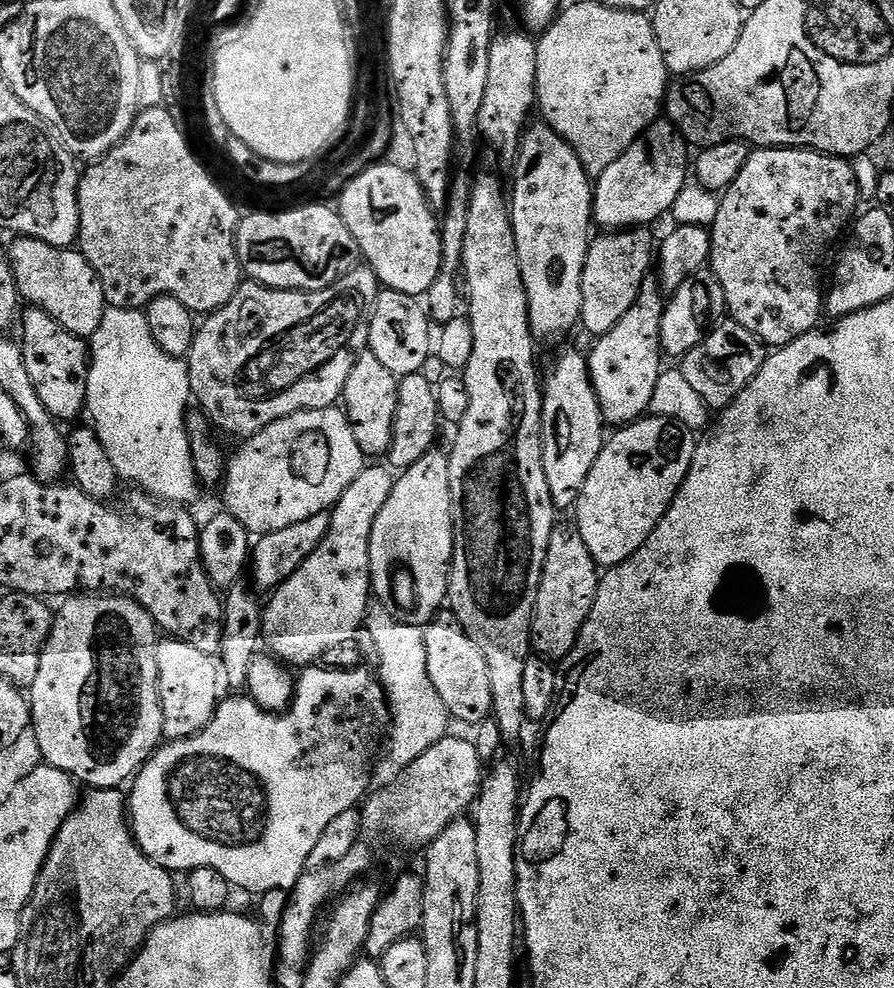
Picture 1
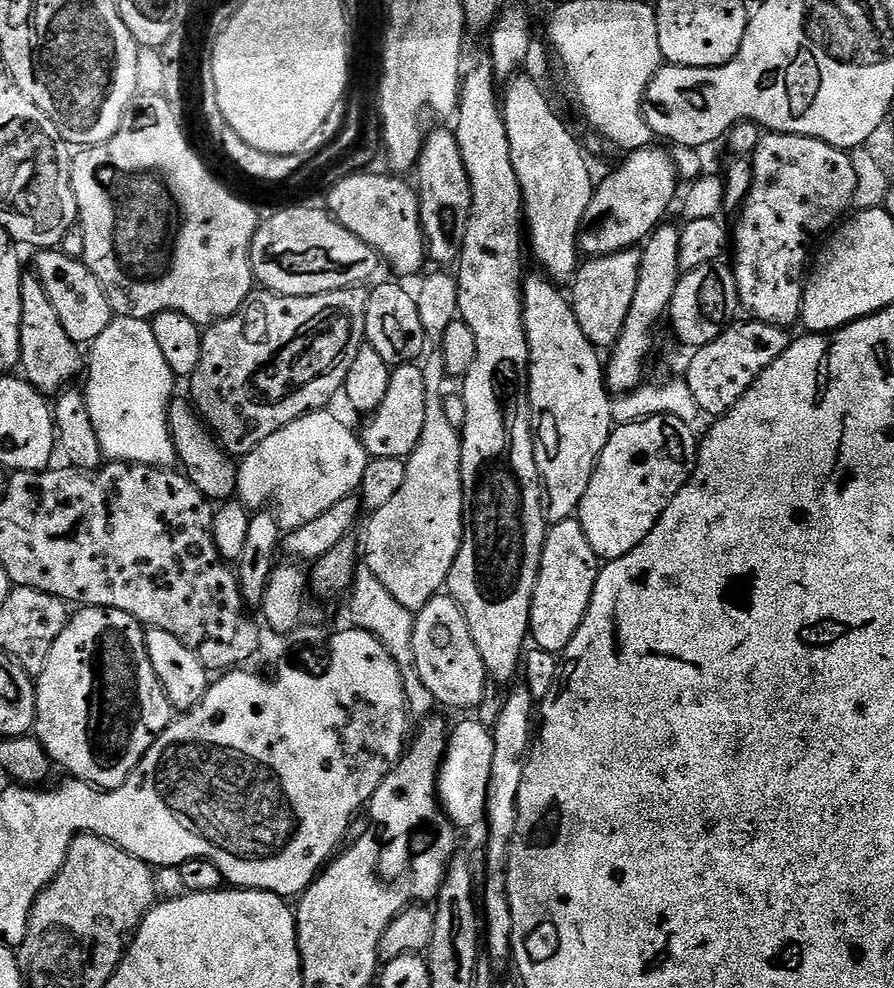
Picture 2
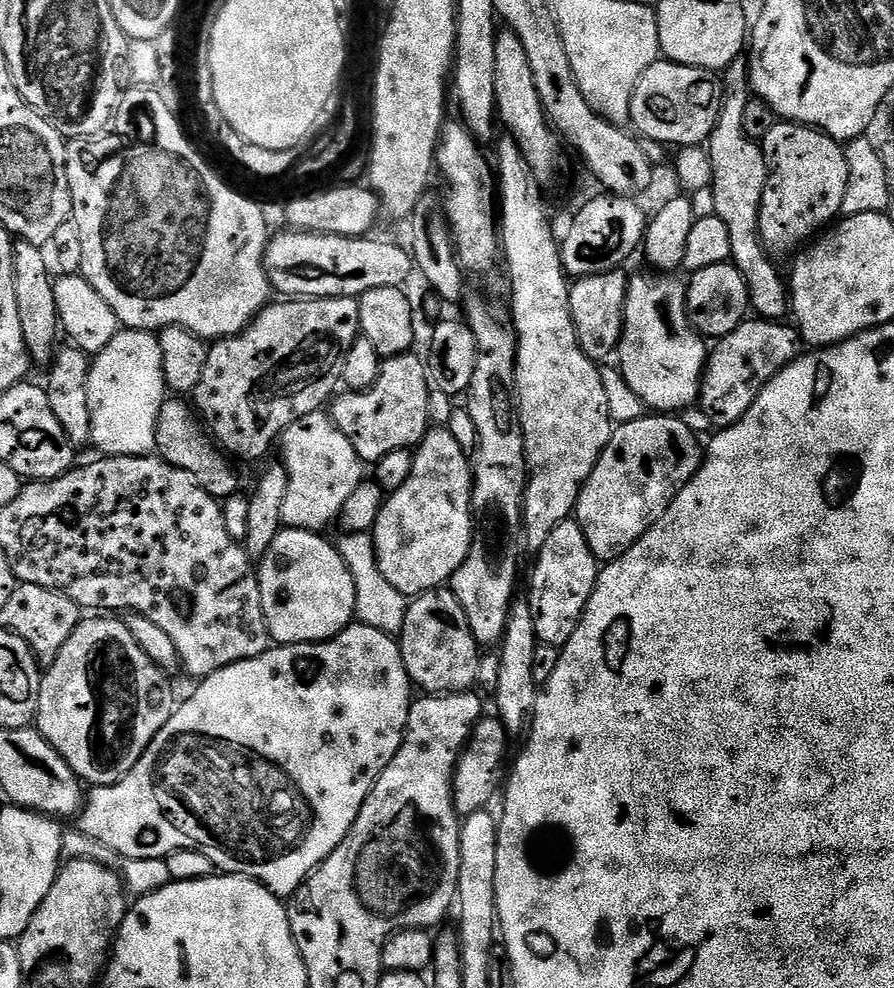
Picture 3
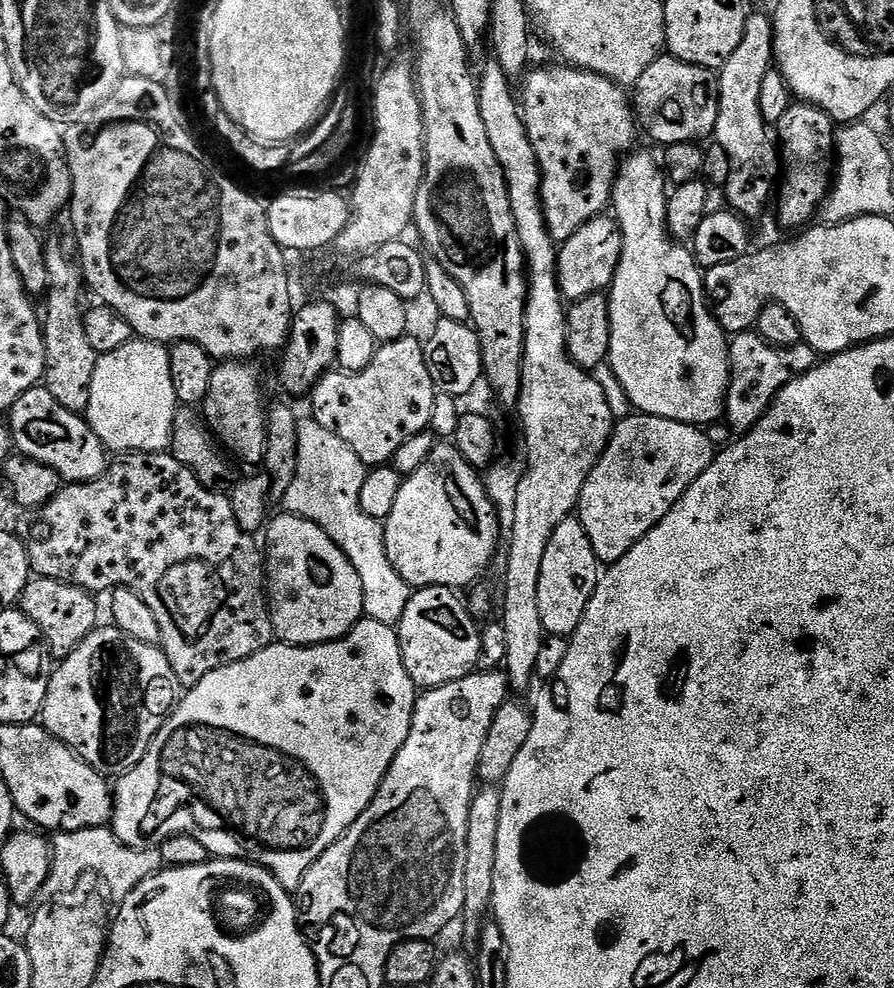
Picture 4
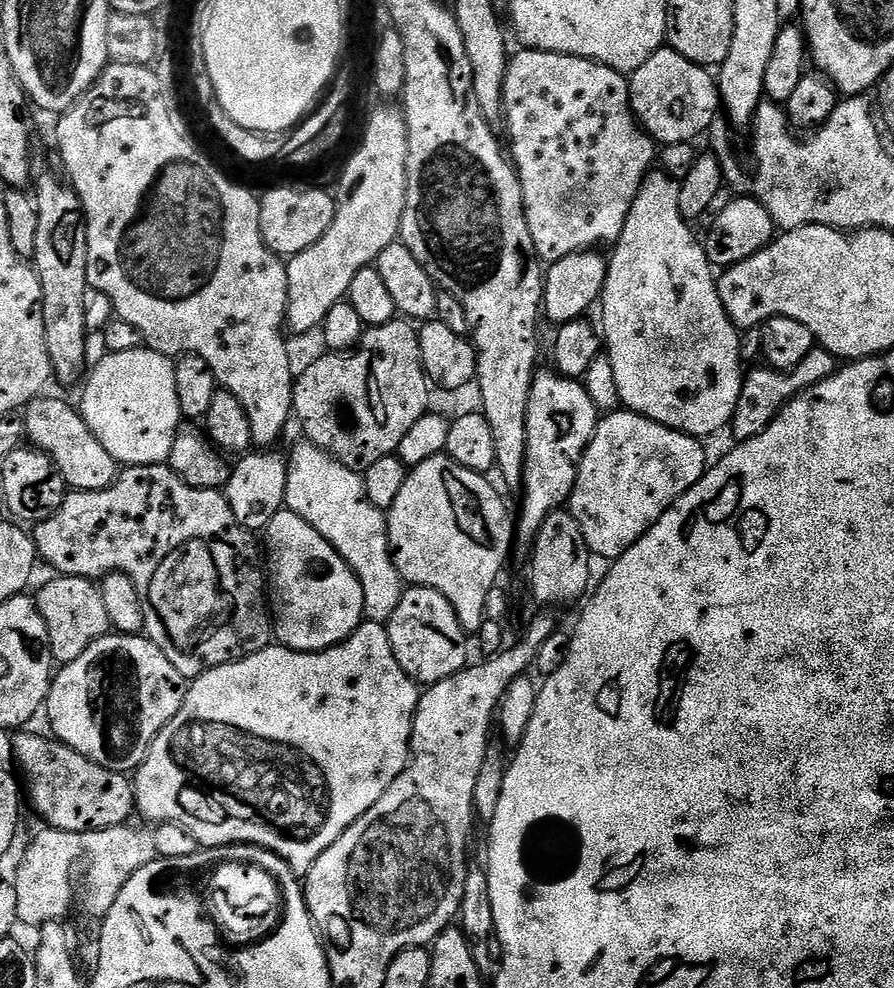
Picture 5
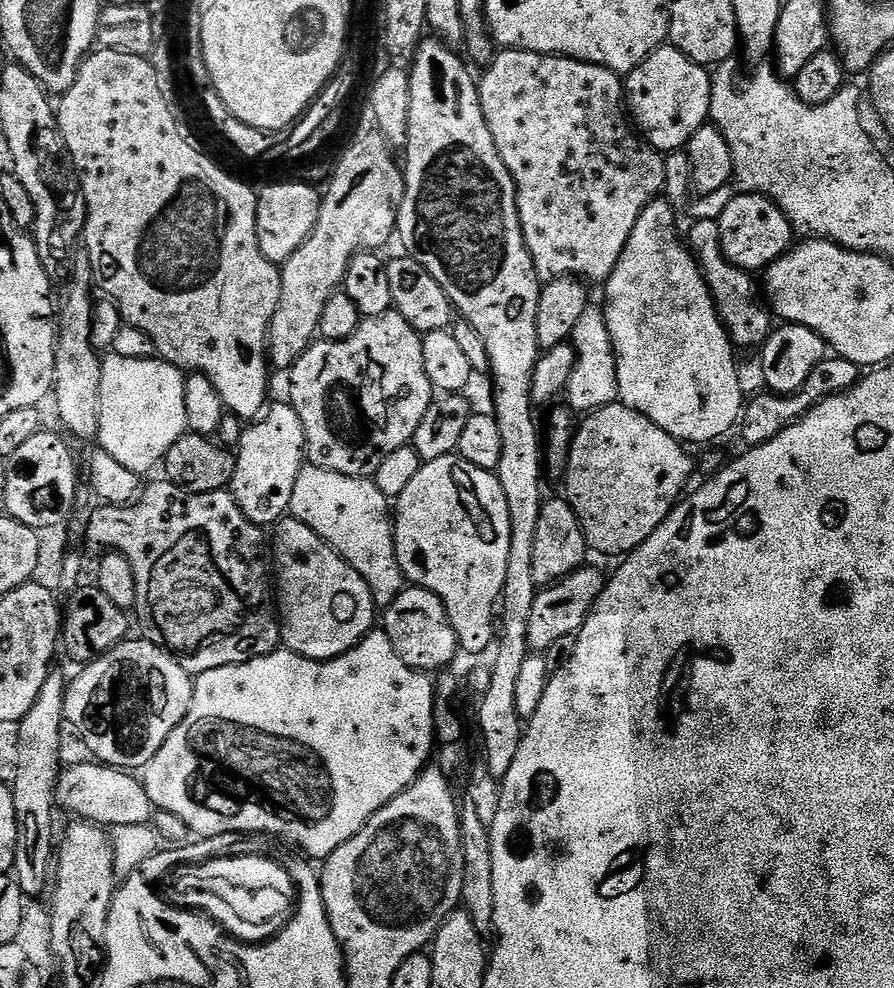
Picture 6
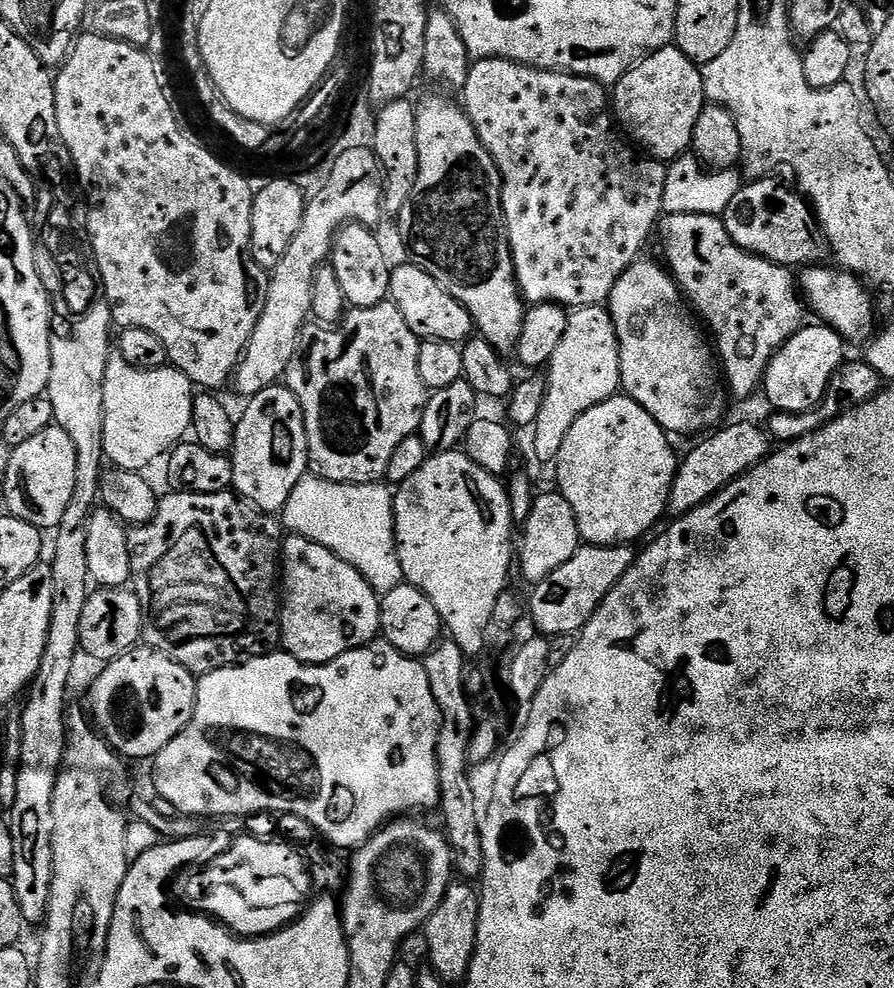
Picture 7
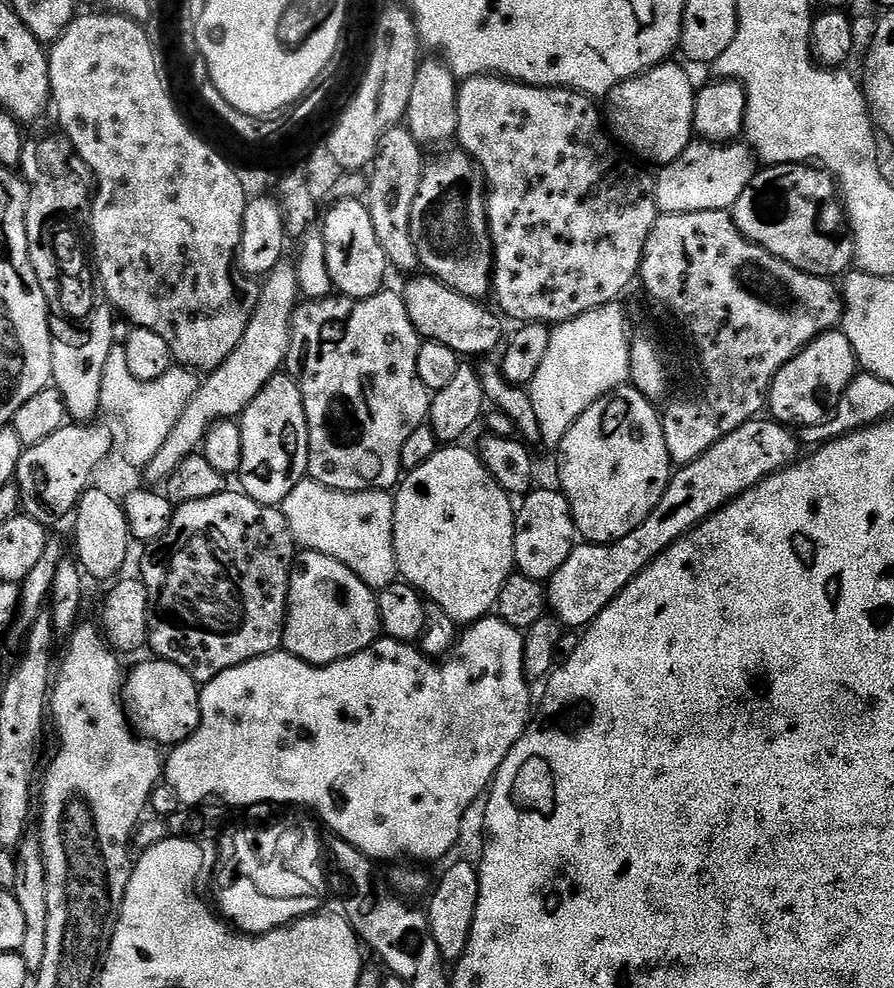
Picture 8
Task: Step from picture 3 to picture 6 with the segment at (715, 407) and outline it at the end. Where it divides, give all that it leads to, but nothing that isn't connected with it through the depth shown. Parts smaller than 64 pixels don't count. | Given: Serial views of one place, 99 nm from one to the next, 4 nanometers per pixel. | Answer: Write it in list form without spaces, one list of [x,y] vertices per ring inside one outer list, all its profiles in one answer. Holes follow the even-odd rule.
[[[835,354],[829,355],[822,362],[818,362],[814,370],[810,370],[810,378],[806,378],[806,382],[798,386],[798,390],[790,394],[764,390],[761,391],[761,396],[756,396],[753,400],[751,397],[742,413],[742,427],[739,429],[741,438],[745,440],[748,448],[756,448],[759,444],[770,442],[770,438],[778,438],[782,430],[786,430],[795,420],[805,416],[814,406],[818,406],[818,402],[831,396],[839,396],[841,392],[847,392],[854,387],[861,375],[861,368],[854,362]]]

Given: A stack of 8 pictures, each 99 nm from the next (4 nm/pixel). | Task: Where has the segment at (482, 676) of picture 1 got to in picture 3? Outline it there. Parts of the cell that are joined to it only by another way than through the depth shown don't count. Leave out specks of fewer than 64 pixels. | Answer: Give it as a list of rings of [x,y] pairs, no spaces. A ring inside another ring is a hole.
[[[451,587],[433,588],[409,603],[398,643],[408,677],[417,689],[424,688],[420,690],[425,693],[467,692],[478,681],[482,648],[470,630],[466,610],[462,610]]]

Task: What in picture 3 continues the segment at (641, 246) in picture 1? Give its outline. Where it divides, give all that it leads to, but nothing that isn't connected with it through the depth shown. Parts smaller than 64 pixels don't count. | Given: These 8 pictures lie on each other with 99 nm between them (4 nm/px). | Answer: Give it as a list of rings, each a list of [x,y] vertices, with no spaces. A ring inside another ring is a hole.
[[[624,270],[579,277],[570,287],[570,314],[574,318],[576,333],[580,339],[582,350],[590,359],[604,362],[608,355],[615,353],[620,347],[620,335],[624,332],[624,303],[628,293],[629,273]]]

